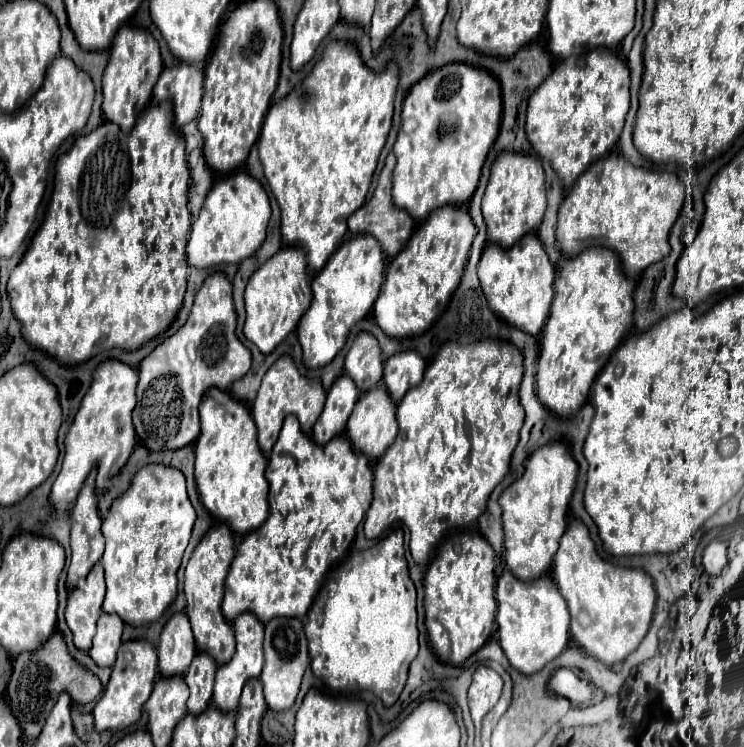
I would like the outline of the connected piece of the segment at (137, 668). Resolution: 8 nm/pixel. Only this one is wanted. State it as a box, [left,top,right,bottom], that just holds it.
[92,639,158,731]

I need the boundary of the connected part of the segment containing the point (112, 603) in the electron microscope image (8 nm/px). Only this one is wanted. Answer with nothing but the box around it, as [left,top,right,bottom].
[100,465,196,625]

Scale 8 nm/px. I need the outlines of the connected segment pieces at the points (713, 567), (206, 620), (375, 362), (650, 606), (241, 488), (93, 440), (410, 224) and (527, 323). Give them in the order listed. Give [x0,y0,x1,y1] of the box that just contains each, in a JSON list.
[[702,541,726,575],[184,523,234,665],[344,331,384,393],[554,519,656,667],[196,389,268,533],[50,359,138,511],[348,153,414,257],[478,233,556,335]]

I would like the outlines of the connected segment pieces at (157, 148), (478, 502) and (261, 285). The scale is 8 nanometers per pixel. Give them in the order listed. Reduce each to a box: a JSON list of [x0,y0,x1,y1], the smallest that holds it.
[[8,101,190,363],[364,339,524,567],[244,245,312,355]]

